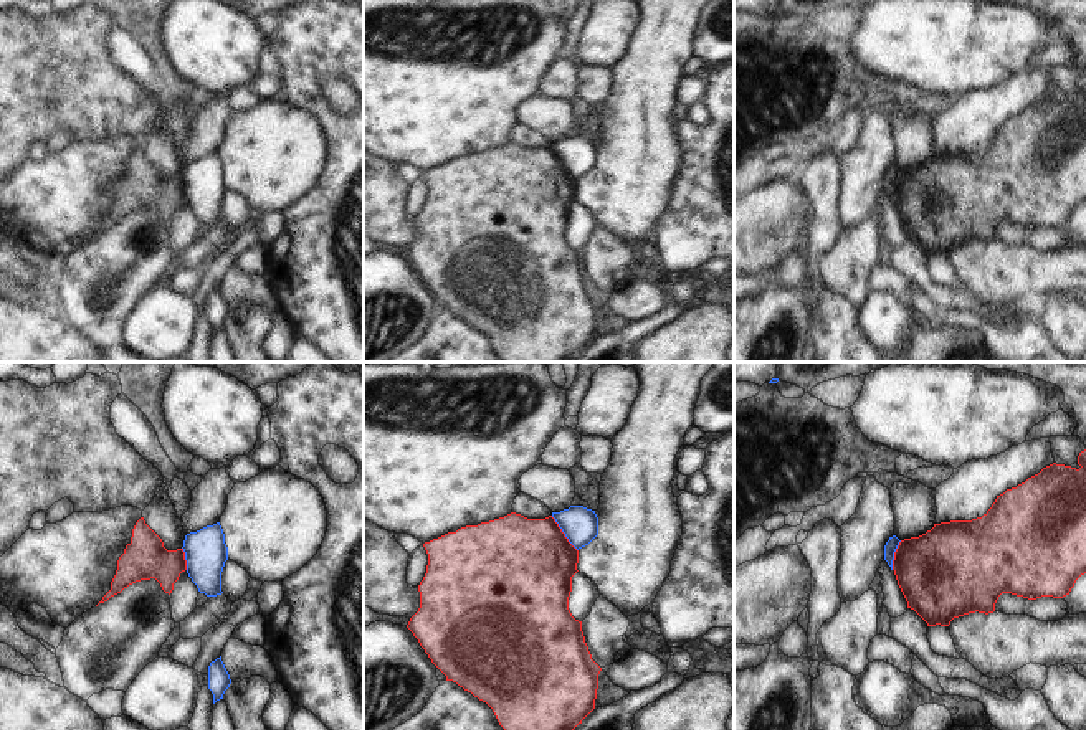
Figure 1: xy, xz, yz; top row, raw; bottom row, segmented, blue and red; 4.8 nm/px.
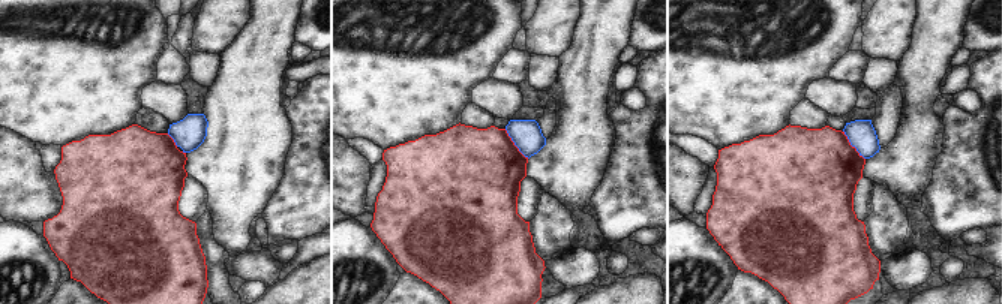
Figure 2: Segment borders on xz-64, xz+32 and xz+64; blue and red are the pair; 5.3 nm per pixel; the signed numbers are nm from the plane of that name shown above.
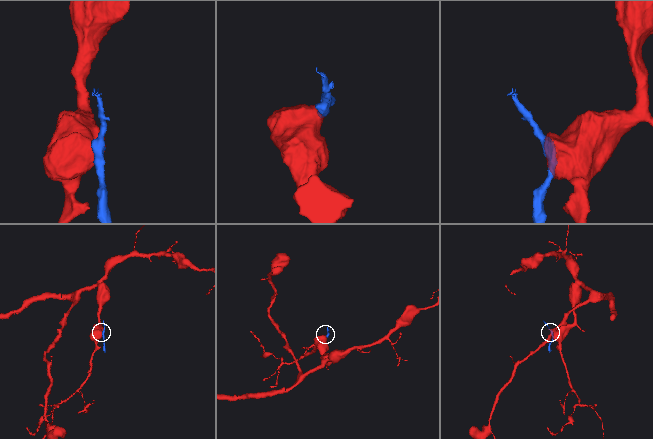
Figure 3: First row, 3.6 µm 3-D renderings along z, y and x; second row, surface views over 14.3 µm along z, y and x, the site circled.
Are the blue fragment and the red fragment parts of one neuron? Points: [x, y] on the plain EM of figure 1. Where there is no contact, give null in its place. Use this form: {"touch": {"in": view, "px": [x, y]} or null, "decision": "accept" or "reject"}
{"touch": {"in": "xz", "px": [564, 162]}, "decision": "reject"}

